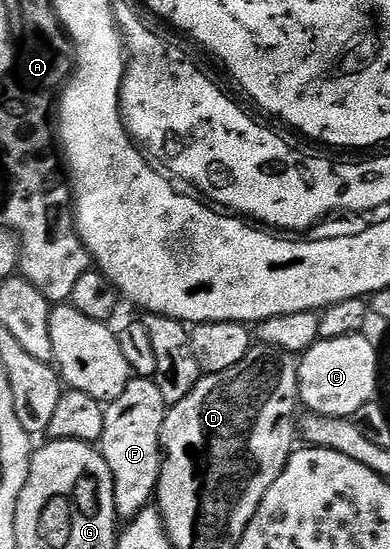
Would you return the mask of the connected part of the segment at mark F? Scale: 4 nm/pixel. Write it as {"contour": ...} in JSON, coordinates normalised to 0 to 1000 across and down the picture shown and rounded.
{"contour":[[[341,687],[323,699],[313,721],[274,734],[267,778],[251,814],[297,874],[297,922],[305,942],[333,947],[392,913],[410,872],[415,814],[410,789],[421,778],[426,738],[405,699],[387,687]]]}

